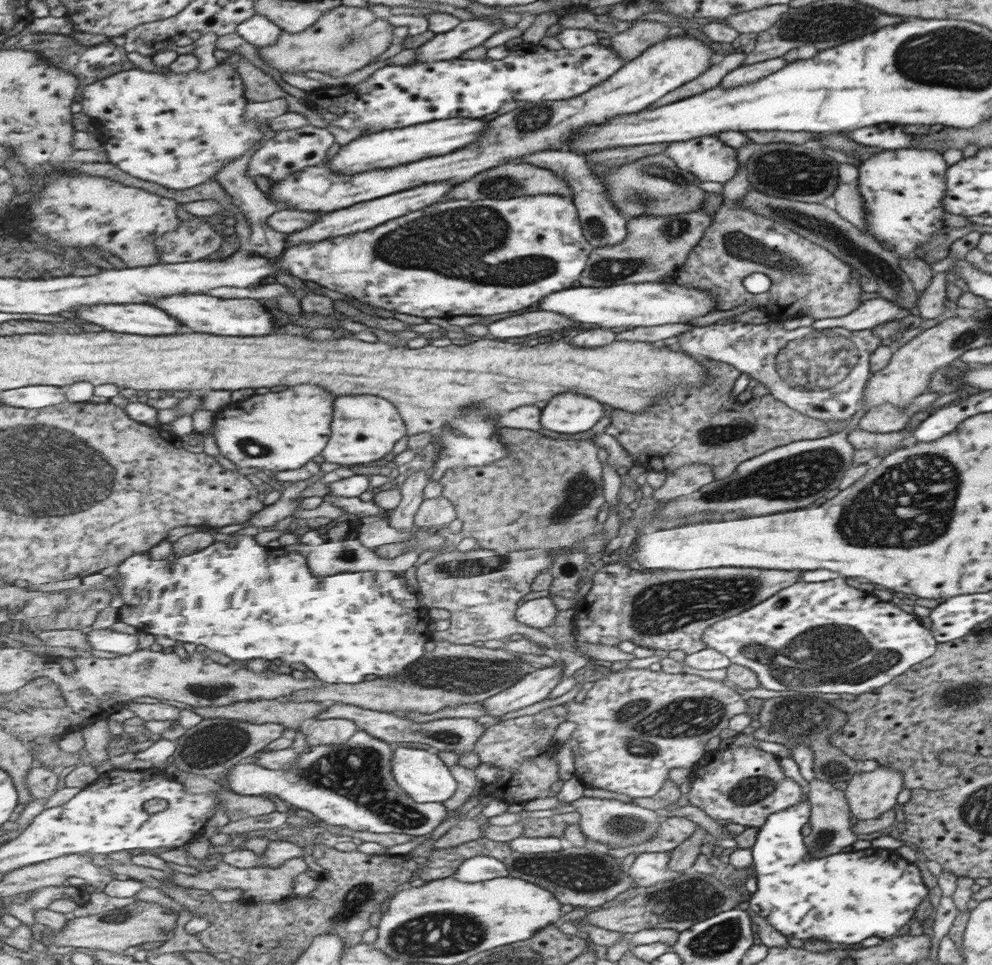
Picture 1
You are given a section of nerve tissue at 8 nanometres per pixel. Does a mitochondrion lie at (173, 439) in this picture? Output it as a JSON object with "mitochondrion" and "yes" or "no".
{"mitochondrion":"no"}

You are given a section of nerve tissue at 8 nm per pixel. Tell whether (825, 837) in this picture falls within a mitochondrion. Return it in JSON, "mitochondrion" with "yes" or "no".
{"mitochondrion":"yes"}

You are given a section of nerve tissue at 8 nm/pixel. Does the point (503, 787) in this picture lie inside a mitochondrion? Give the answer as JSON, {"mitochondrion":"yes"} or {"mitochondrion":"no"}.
{"mitochondrion":"no"}

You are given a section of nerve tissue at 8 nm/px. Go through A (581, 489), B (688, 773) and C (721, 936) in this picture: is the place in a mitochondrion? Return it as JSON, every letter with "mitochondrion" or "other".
{"A":"mitochondrion","B":"other","C":"mitochondrion"}

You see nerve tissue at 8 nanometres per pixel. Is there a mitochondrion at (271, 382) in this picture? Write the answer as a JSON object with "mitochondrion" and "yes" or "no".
{"mitochondrion":"no"}

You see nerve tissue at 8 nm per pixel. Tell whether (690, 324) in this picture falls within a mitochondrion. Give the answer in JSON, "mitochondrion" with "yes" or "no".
{"mitochondrion":"no"}

